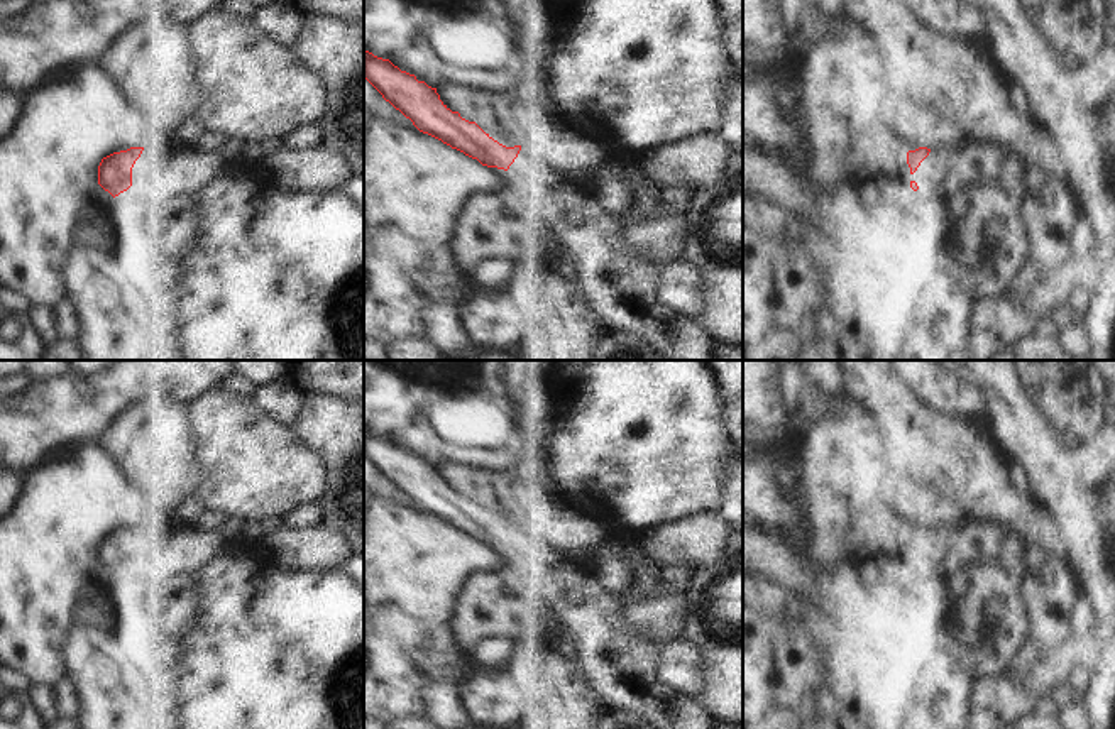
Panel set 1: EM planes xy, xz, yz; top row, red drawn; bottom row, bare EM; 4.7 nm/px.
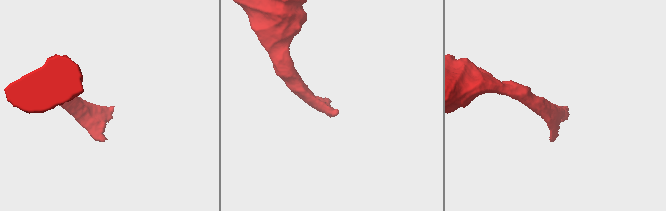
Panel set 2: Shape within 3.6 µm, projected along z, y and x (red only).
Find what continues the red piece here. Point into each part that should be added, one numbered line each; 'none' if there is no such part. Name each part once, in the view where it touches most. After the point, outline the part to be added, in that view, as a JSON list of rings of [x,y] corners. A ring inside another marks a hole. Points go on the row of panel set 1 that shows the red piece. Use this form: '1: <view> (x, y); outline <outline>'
1: xy (158, 164); outline [[[147,144],[132,167],[132,184],[139,191],[154,191],[181,176],[193,174],[195,166],[183,147]]]

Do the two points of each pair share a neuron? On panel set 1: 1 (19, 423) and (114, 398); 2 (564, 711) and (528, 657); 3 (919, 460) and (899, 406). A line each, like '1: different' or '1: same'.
1: same
2: same
3: same

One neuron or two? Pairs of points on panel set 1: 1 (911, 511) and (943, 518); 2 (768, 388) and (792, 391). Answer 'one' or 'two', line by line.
1: one
2: two

